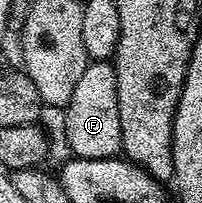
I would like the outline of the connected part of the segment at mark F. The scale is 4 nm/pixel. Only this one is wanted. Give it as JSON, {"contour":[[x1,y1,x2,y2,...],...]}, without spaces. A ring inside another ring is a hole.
{"contour":[[95,60,83,70,79,83,63,109,65,140,79,160,112,160,121,152,123,126,119,122,117,70,110,61]]}

